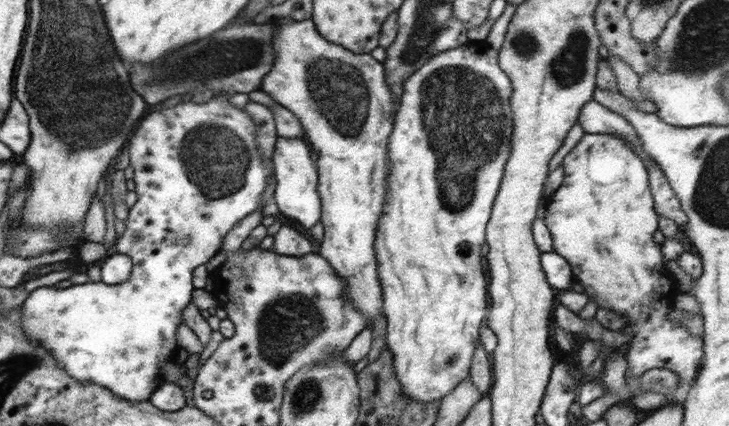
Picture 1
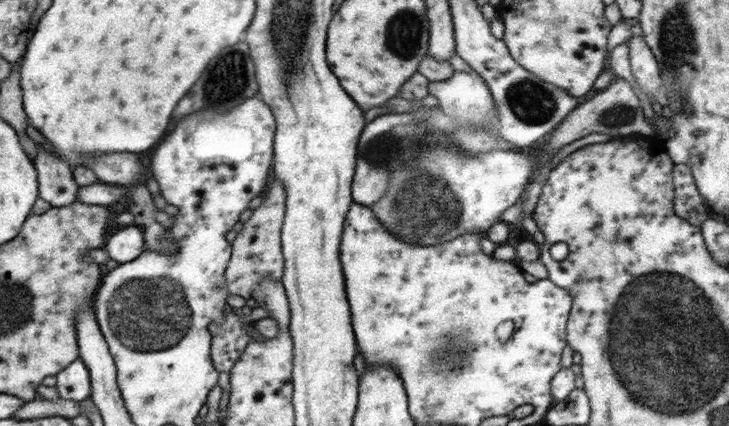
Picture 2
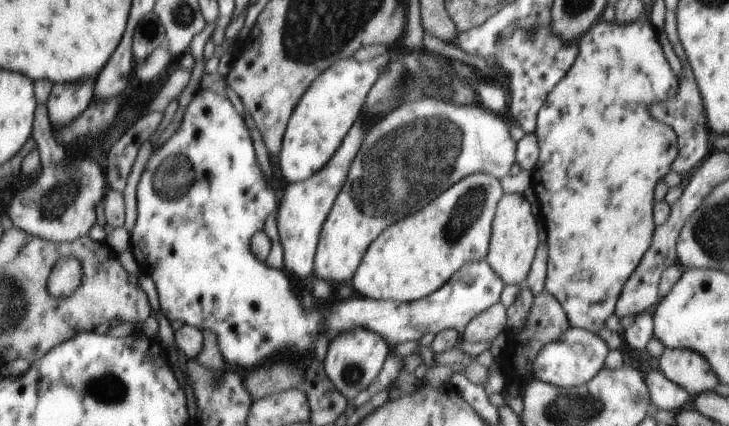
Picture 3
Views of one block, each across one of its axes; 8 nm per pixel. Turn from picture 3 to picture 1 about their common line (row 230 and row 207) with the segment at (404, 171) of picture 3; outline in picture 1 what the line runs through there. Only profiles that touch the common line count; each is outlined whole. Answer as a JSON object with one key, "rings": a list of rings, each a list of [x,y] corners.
{"rings":[[[312,19],[277,20],[282,21],[282,24],[278,27],[278,34],[274,34],[276,58],[272,70],[262,79],[260,89],[300,120],[304,140],[311,150],[318,152],[317,191],[321,198],[321,223],[324,229],[319,255],[332,265],[336,274],[347,284],[345,291],[353,302],[352,306],[360,310],[360,314],[367,318],[367,327],[372,328],[374,320],[384,316],[383,290],[377,273],[374,245],[390,178],[387,144],[400,102],[396,103],[396,97],[390,93],[383,64],[374,61],[370,54],[354,54],[342,46],[326,42],[316,31]]]}

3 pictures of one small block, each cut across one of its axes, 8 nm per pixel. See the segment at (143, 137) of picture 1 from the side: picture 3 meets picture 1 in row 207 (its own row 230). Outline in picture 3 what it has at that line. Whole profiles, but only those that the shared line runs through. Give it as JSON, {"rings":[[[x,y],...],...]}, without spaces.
{"rings":[[[202,88],[190,100],[178,130],[149,158],[136,188],[138,216],[129,237],[138,271],[152,278],[160,311],[167,320],[178,320],[216,334],[220,354],[228,367],[247,373],[280,356],[306,356],[315,349],[315,342],[320,336],[332,341],[342,332],[350,332],[355,327],[378,333],[390,349],[402,342],[418,341],[425,334],[436,335],[446,329],[456,329],[462,334],[474,316],[500,301],[504,281],[484,259],[464,264],[440,289],[420,300],[399,303],[354,295],[351,300],[333,298],[326,304],[306,308],[294,294],[292,284],[282,269],[270,268],[250,250],[250,238],[258,230],[263,230],[268,216],[276,215],[279,207],[276,191],[266,180],[256,160],[245,118],[222,94]]]}

